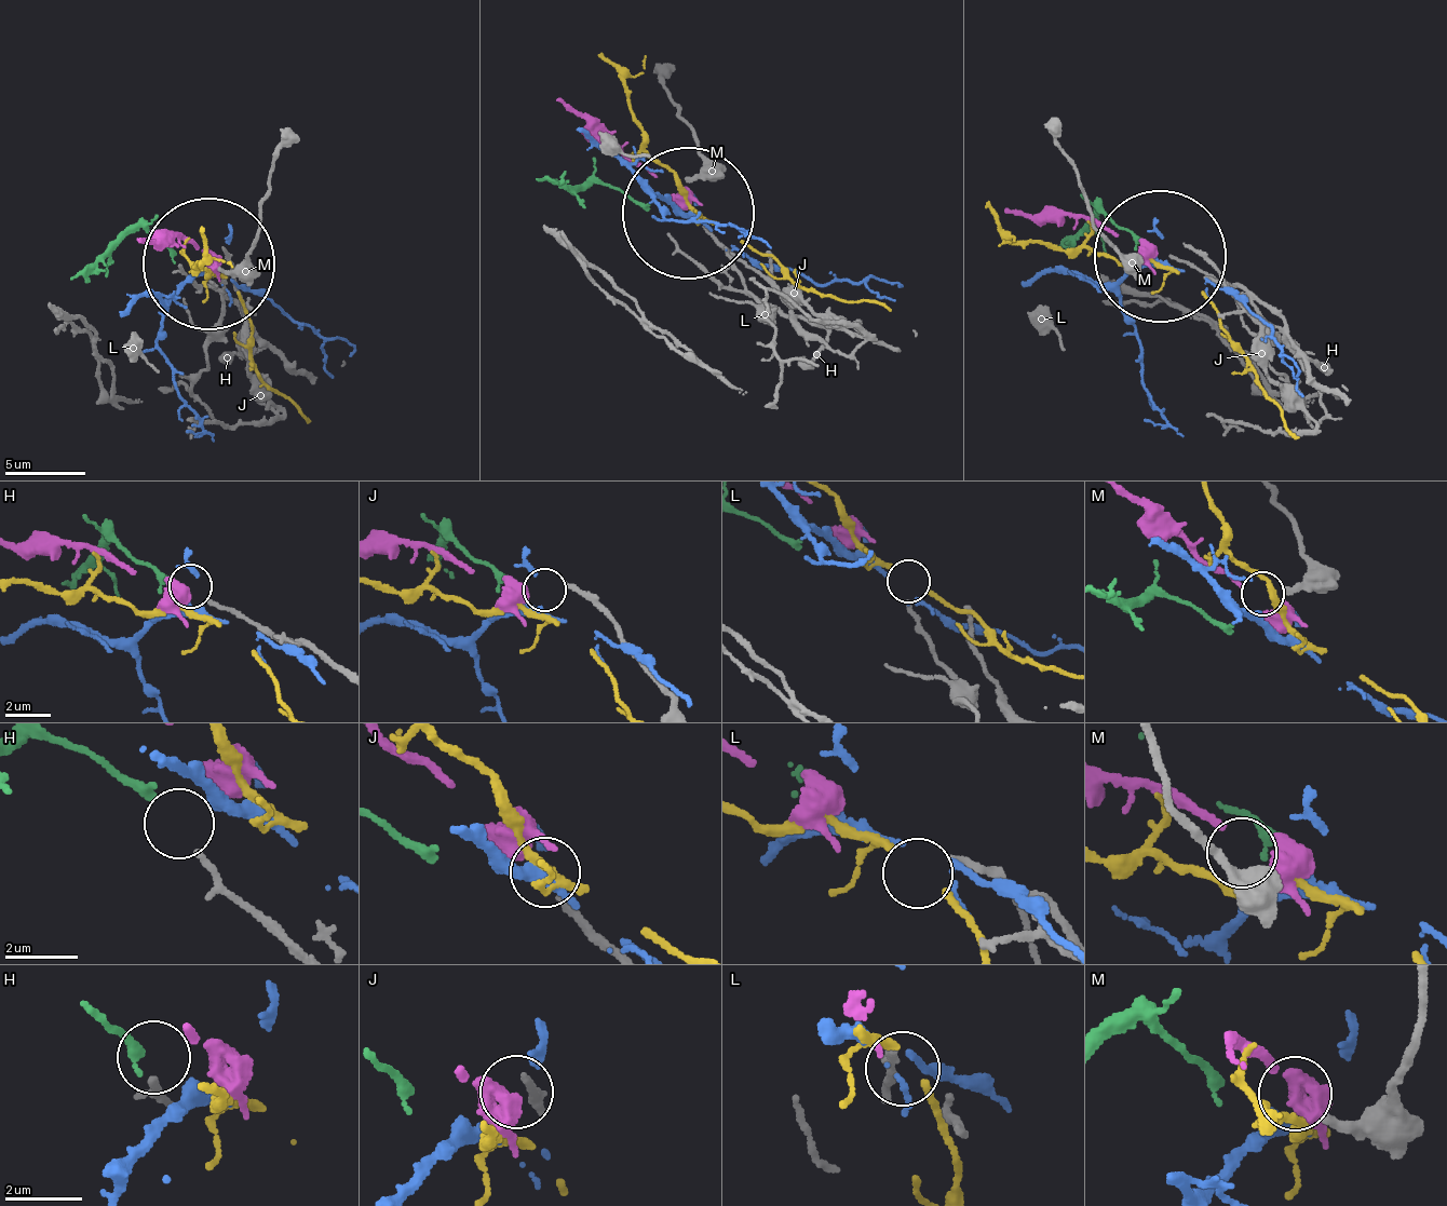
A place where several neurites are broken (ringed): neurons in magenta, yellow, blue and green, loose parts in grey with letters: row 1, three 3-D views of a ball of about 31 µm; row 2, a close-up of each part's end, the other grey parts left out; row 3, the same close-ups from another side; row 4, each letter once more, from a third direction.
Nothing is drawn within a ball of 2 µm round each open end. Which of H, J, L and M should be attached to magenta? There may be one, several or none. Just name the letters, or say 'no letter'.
J

